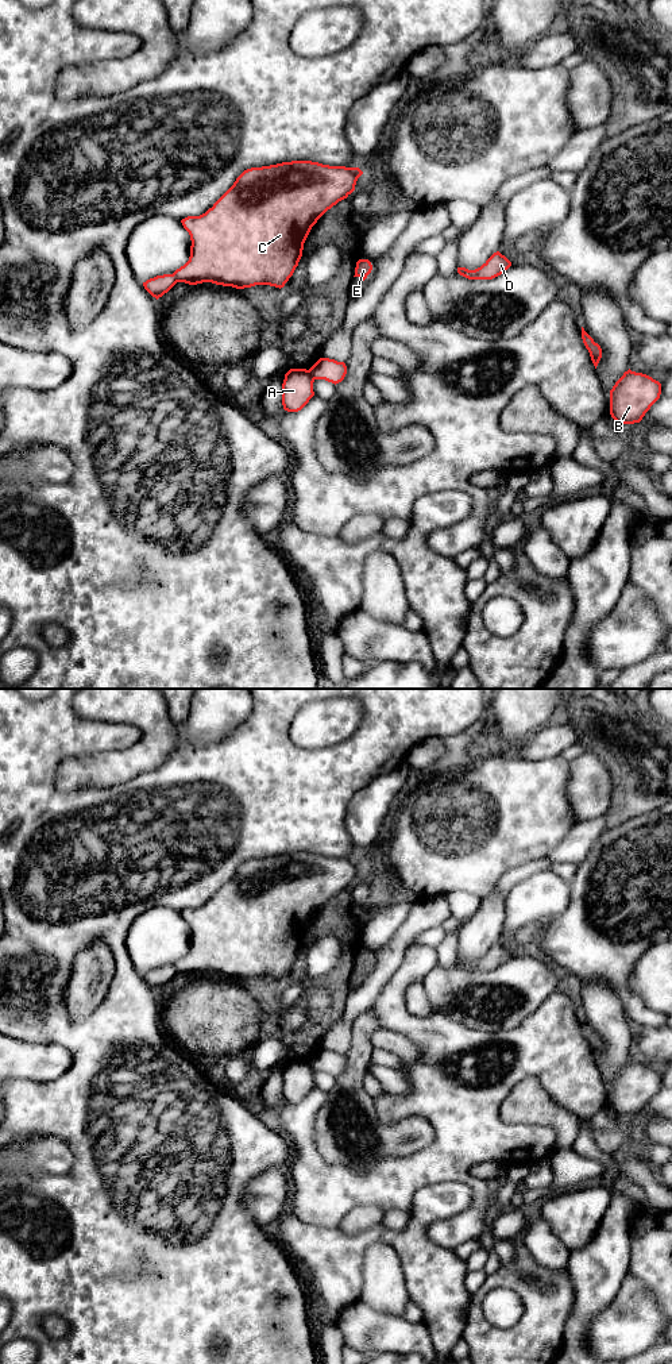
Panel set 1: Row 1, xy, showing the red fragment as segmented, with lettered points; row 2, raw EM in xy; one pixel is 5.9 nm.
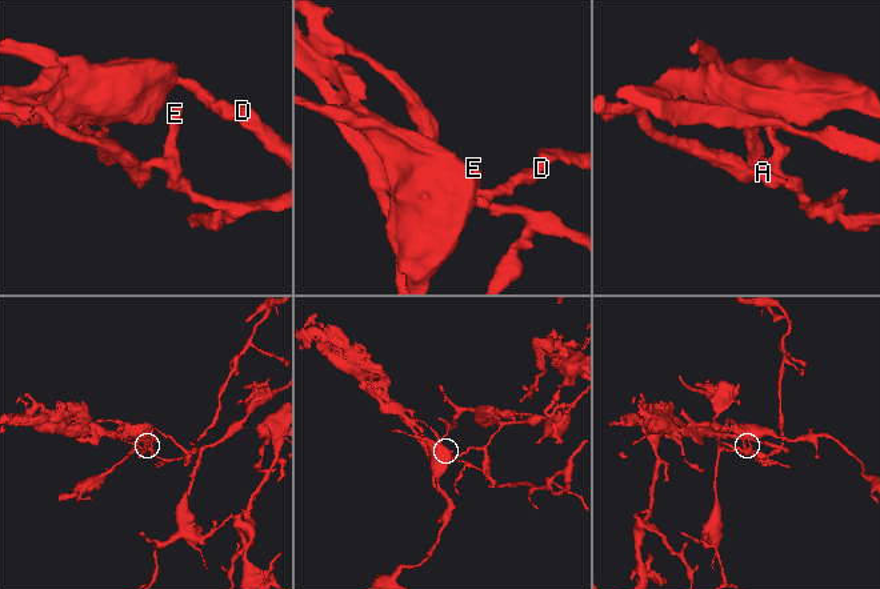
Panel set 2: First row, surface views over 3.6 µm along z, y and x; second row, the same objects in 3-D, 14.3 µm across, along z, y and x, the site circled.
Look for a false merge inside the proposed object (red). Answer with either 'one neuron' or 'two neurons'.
two neurons

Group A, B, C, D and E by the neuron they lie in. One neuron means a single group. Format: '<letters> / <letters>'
A B C D / E

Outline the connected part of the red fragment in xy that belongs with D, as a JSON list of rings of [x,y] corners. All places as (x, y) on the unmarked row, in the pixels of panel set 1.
[[[497,943],[480,959],[475,962],[457,959],[457,964],[468,971],[493,971],[505,964],[510,958],[511,953]]]

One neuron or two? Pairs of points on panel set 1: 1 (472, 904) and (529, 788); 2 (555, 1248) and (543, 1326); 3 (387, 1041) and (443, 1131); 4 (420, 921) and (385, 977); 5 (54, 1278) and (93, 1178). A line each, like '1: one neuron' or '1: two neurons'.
1: two neurons
2: two neurons
3: two neurons
4: one neuron
5: one neuron

